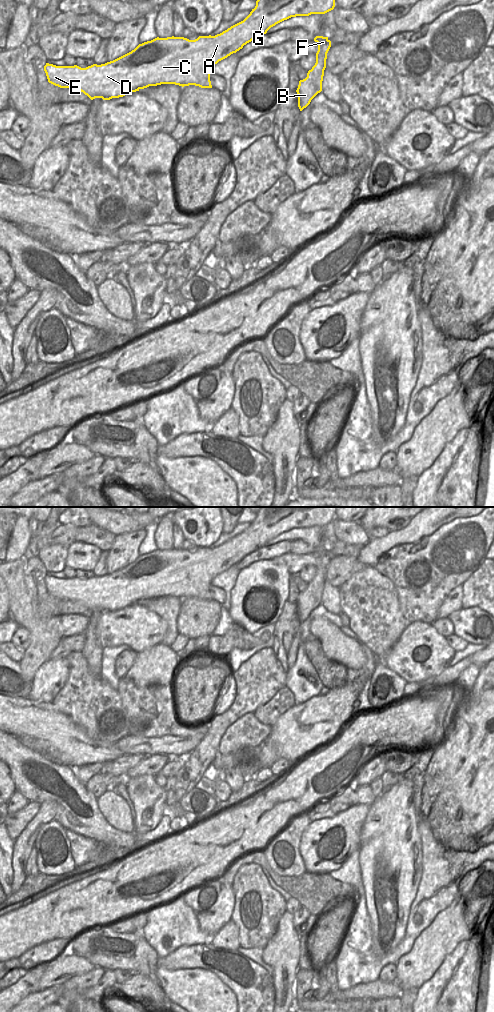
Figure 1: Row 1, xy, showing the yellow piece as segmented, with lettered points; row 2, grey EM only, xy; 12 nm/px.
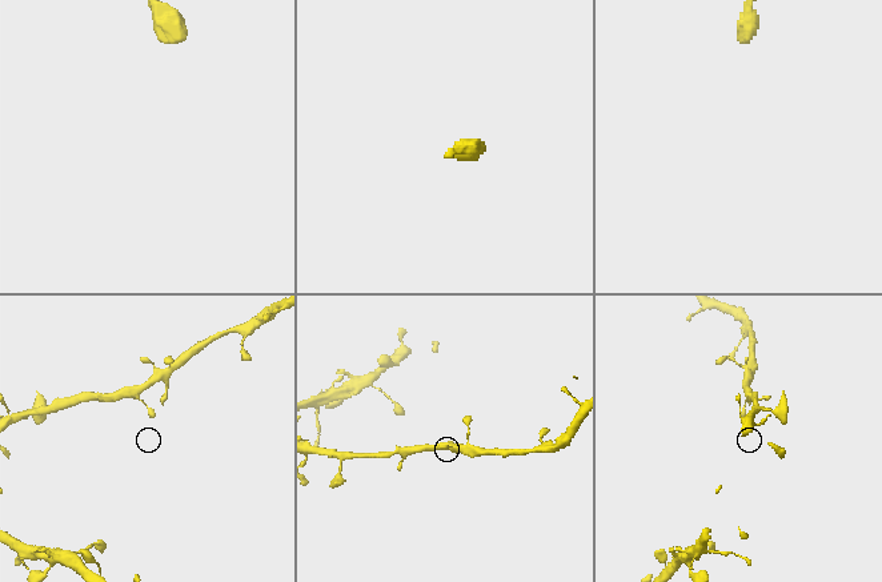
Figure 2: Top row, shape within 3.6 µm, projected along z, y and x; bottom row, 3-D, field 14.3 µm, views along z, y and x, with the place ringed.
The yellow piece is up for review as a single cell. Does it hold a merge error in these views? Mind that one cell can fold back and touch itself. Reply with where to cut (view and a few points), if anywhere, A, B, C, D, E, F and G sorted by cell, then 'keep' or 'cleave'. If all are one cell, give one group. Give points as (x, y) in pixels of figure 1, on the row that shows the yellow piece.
no cut | A B C D E F G | keep

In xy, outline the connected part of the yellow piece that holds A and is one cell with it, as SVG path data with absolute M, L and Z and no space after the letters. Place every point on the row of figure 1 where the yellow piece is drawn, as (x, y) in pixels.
M257 0L256 6L241 22L215 36L199 36L195 40L184 37L155 38L139 44L131 52L105 64L93 64L86 68L56 66L46 63L44 71L48 82L60 88L79 89L91 100L123 97L149 86L175 84L212 88L212 67L243 48L255 38L266 34L276 24L296 16L325 14L335 7L335 0Z

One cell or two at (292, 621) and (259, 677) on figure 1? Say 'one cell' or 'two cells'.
two cells

